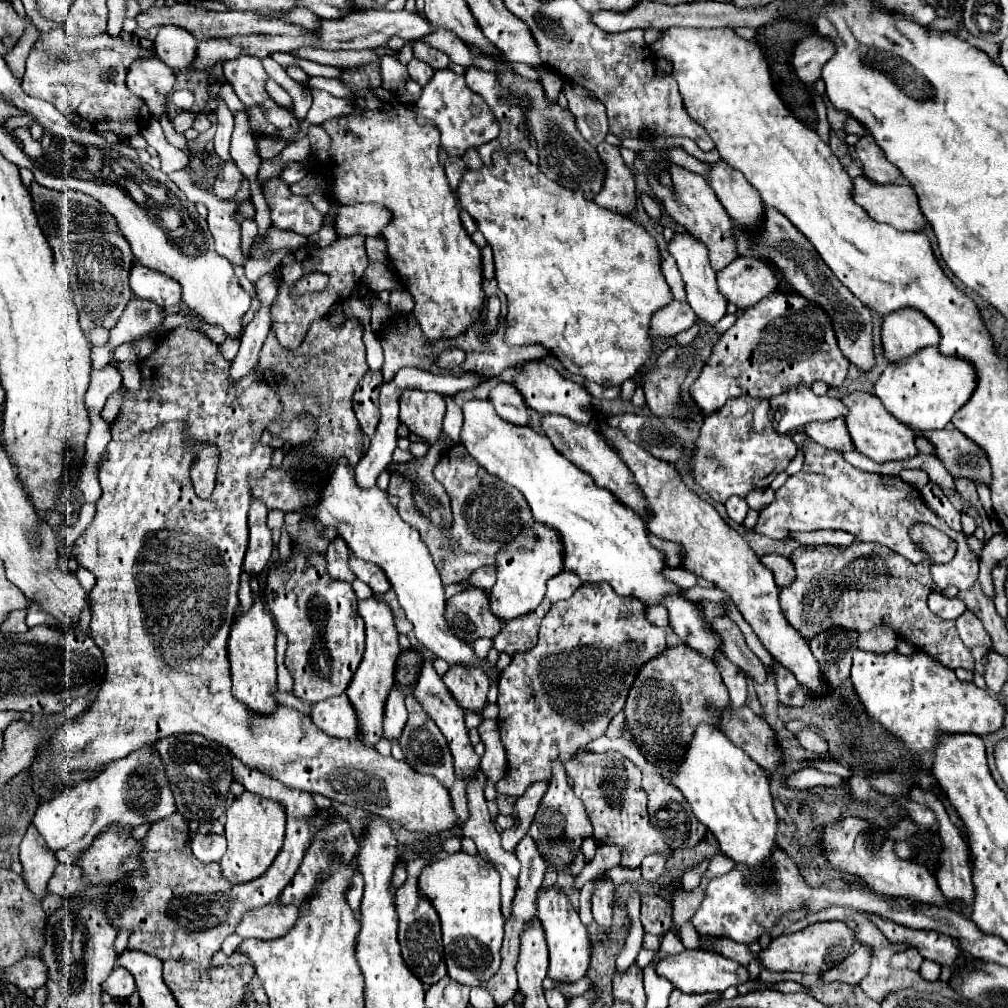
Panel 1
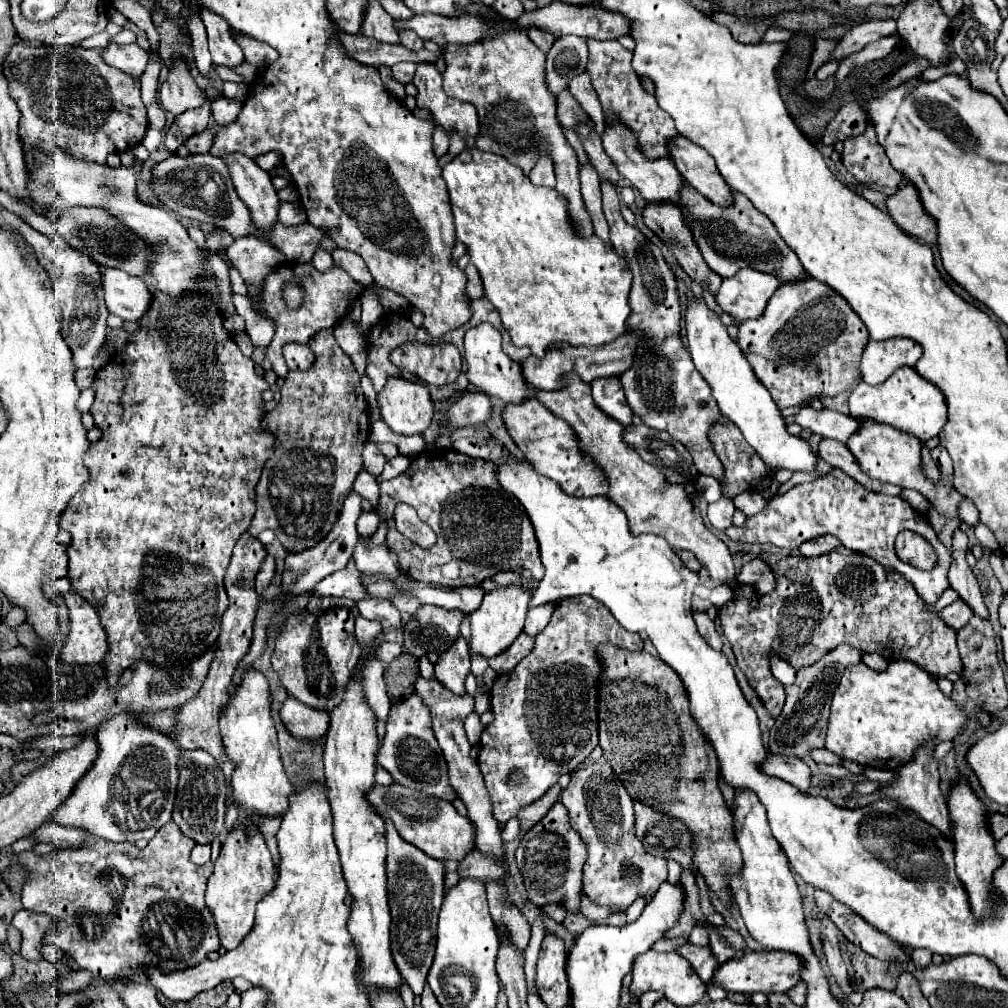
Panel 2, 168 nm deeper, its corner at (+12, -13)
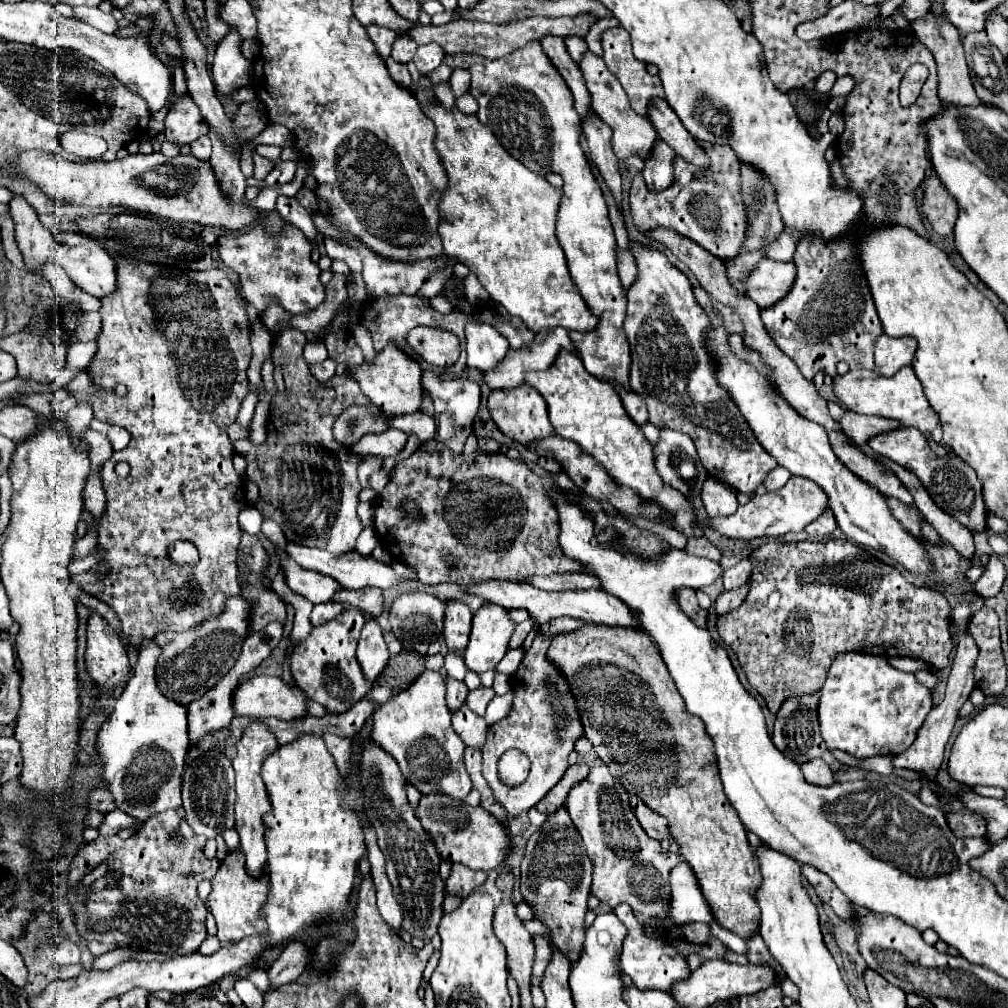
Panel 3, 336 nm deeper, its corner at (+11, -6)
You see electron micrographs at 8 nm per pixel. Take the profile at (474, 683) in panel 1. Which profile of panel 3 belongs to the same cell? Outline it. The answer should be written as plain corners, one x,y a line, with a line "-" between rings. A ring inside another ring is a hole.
447,603
445,611
445,643
447,651
457,651
459,655
465,653
465,647
469,643
469,633
471,633
471,617
473,613
469,611
467,605
463,603

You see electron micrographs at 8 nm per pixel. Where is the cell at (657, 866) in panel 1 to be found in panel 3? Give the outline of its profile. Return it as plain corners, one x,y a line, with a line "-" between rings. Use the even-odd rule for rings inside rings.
623,903
623,905
615,907
615,915
623,921
623,925
629,931
629,935
623,943
621,967
623,967
623,973
633,979
635,987
653,987
659,991
671,991
671,987
677,981
685,981
691,977
687,959
673,945
669,945
665,939
649,939
647,935
641,935
641,923
637,921
637,917
633,915
629,905

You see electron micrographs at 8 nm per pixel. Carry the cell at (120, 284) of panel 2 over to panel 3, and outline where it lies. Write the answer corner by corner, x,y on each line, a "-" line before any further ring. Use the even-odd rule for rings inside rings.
59,233
55,235
55,251
53,251
55,263
59,263
65,273
71,277
71,281
81,287
83,291
103,299
107,295
115,293
115,259
97,245
95,239
81,235
81,233

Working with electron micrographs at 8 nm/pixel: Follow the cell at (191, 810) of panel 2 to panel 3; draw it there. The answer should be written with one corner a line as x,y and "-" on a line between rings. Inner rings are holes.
211,747
207,753
201,753
185,767
183,775
183,809
187,823
193,827
195,833
205,835
207,839
215,839
223,831
235,825
235,791
233,791
233,767
227,755
219,747

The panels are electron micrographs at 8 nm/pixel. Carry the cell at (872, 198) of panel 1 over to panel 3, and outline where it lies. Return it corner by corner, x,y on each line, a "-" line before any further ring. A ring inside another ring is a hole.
927,175
923,181
923,205
921,211
935,233
947,237
953,233
953,223
957,219
957,203
941,187
937,175

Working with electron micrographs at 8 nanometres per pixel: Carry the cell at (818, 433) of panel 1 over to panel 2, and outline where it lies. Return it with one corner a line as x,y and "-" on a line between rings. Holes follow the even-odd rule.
822,440
818,446
818,454
824,462
828,462
834,468
840,468
842,472
846,472
850,478
854,478
856,482
860,482
862,486
866,486
872,492
882,492
882,494
892,494
892,496
900,496
902,488
894,486
894,484
884,484
884,482
876,482
874,478
870,478
868,474
864,474
860,470
860,464
856,462
854,454
848,450
846,444
836,442
836,440

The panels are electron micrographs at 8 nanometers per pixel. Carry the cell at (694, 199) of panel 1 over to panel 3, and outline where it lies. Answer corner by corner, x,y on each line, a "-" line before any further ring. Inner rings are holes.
593,53
585,55
585,59
579,63
581,71
583,71
583,77
587,81
587,87
589,87
589,93
593,97
593,111
601,117
601,121
605,125
611,127
613,131
613,139
611,139
611,147
617,155
619,161
627,161
629,155
637,155
641,157
643,161
647,161
655,149
655,141
659,139
657,137
657,131
653,127
653,123
649,119
645,119
643,115
637,115
631,107
629,107
629,101
627,101
627,95
621,87
621,83
615,79
615,75
611,71
607,71
605,63
601,57
595,57

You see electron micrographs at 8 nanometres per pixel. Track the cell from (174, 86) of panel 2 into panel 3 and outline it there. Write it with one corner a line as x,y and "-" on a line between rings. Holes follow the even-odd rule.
185,95
171,103
171,109
165,117
165,137
177,145
191,143
193,139
209,133
207,123
195,101

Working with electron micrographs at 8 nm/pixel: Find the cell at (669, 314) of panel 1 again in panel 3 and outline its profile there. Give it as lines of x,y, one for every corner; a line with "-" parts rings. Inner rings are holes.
553,327
553,329
543,329
537,333
537,337
533,339
531,345
525,345
521,349
509,349
509,355
505,355
505,359
501,361
501,365
497,365
493,371
487,371
485,375
485,383
491,389
511,389
511,387
519,387
525,383
525,373
529,371
547,371
553,361
557,359
559,351
565,349
569,353
577,353
575,345
567,333
567,329
563,327

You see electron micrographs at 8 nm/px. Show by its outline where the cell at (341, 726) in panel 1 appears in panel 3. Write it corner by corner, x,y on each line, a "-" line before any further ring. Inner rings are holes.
255,675
237,687
235,699
235,713
253,717
253,719
263,719
263,717
277,717
283,721
293,721
299,717
307,717
307,695
293,685
287,685
281,677
269,677
269,675

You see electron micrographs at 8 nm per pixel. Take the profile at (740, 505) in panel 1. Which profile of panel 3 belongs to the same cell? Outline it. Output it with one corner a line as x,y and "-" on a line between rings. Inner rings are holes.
713,477
705,479
701,487
701,499
709,517
733,515
733,511
737,509
737,493

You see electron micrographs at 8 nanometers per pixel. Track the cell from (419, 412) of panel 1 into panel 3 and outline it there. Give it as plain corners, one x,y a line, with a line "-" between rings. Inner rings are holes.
395,345
385,347
381,353
375,355
373,363
361,363
357,367
351,367
355,379
361,385
361,391
389,417
399,417
405,413
417,413
421,411
421,403
423,403
423,385
421,385
421,377
423,371
419,367
417,361
409,359
401,349
397,349

